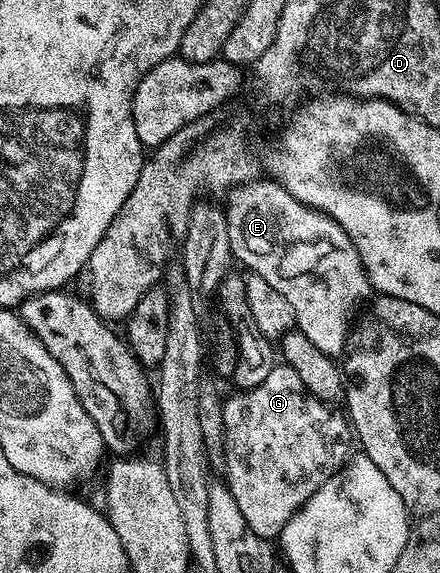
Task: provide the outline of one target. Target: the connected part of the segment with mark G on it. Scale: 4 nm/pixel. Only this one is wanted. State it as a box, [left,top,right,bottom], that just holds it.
[223,364,351,540]

